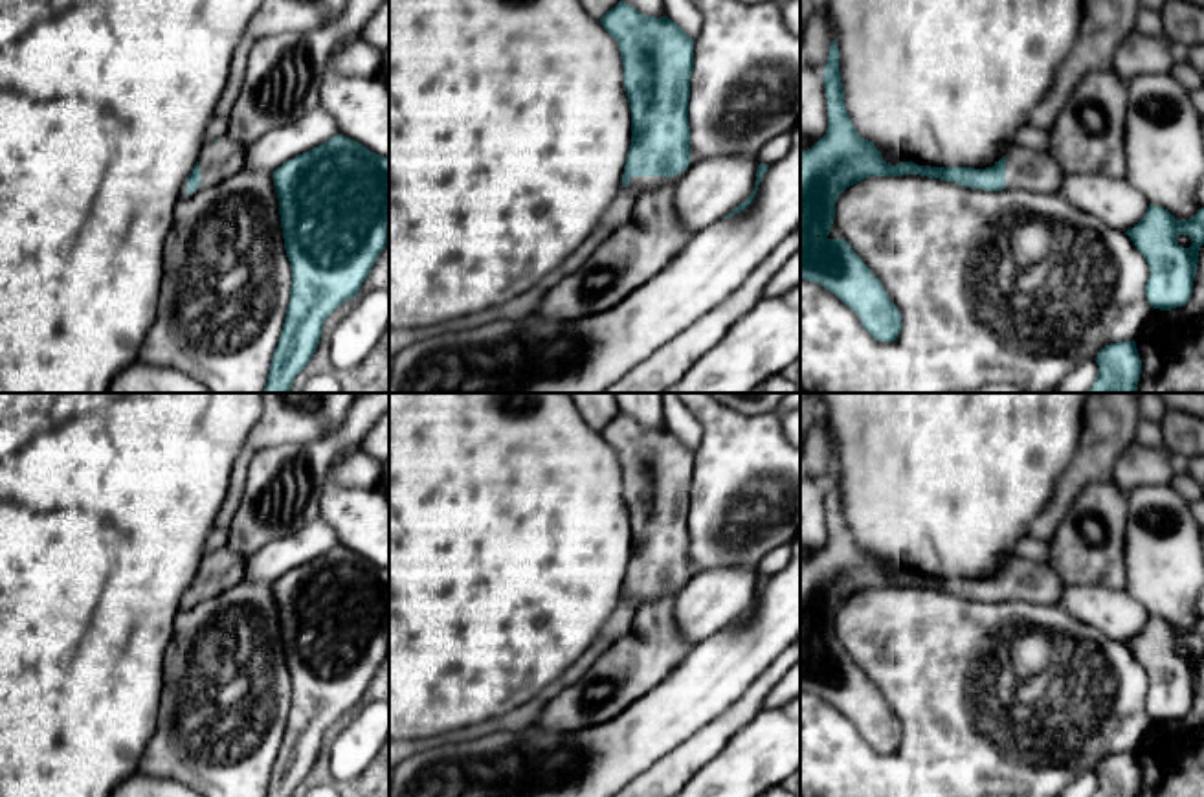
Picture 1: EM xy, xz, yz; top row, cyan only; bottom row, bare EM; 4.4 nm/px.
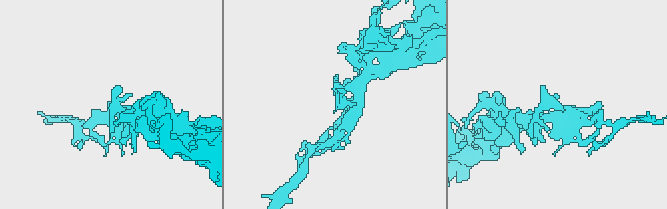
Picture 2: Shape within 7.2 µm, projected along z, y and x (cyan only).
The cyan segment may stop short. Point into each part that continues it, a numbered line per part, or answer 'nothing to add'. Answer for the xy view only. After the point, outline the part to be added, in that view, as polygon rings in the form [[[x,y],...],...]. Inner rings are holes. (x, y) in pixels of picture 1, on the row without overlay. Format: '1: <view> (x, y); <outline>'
1: xy (224, 570); [[[228,545],[217,555],[204,555],[198,569],[200,597],[195,604],[215,599],[222,591],[240,584],[244,580],[244,567],[246,558],[231,551]]]

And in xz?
1: xz (639, 595); [[[631,588],[630,599],[639,610],[642,604],[664,595],[666,591],[670,591],[670,589],[666,589],[666,588]]]

